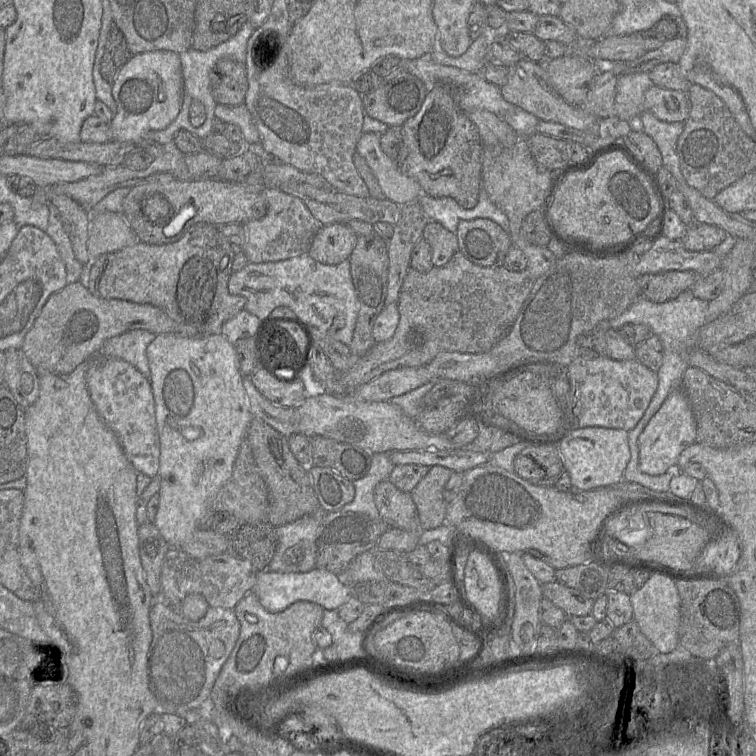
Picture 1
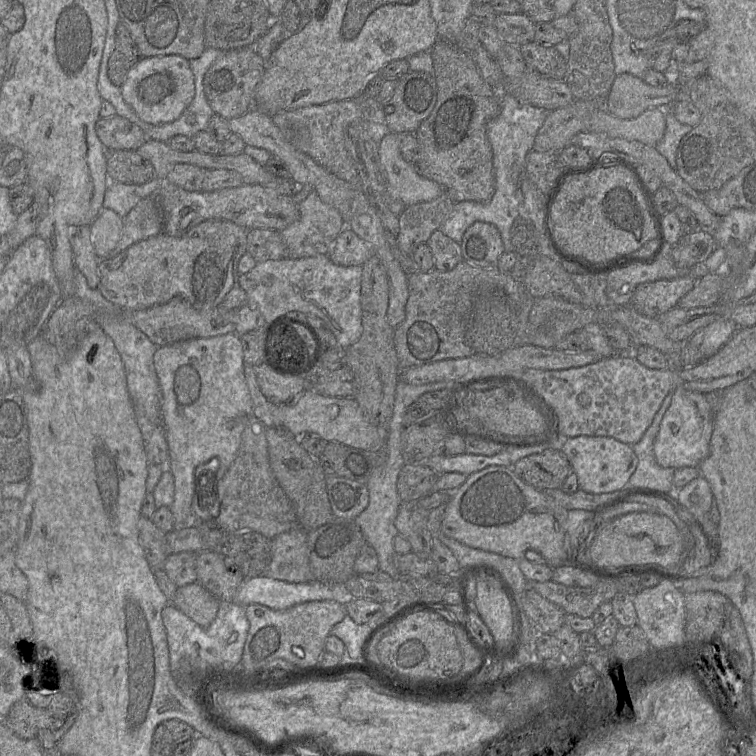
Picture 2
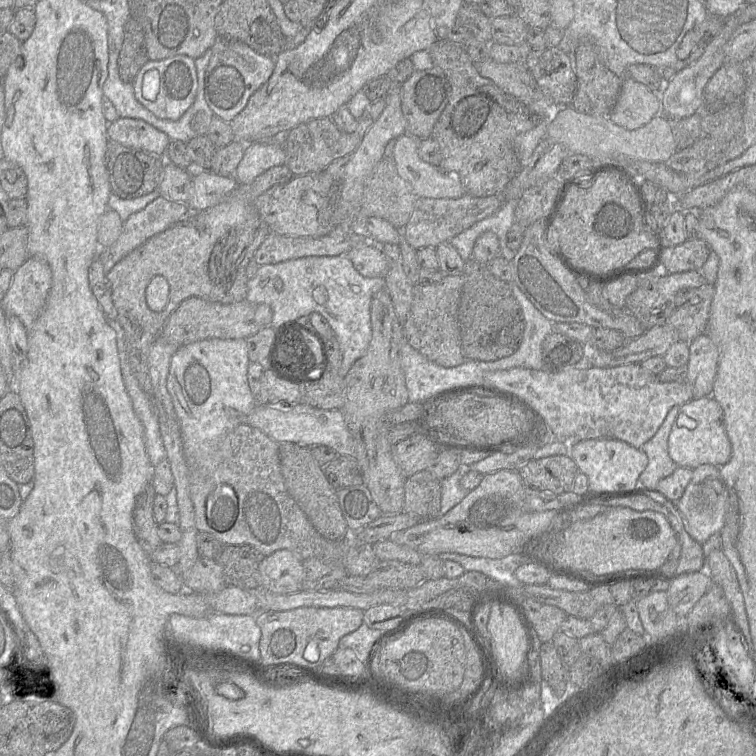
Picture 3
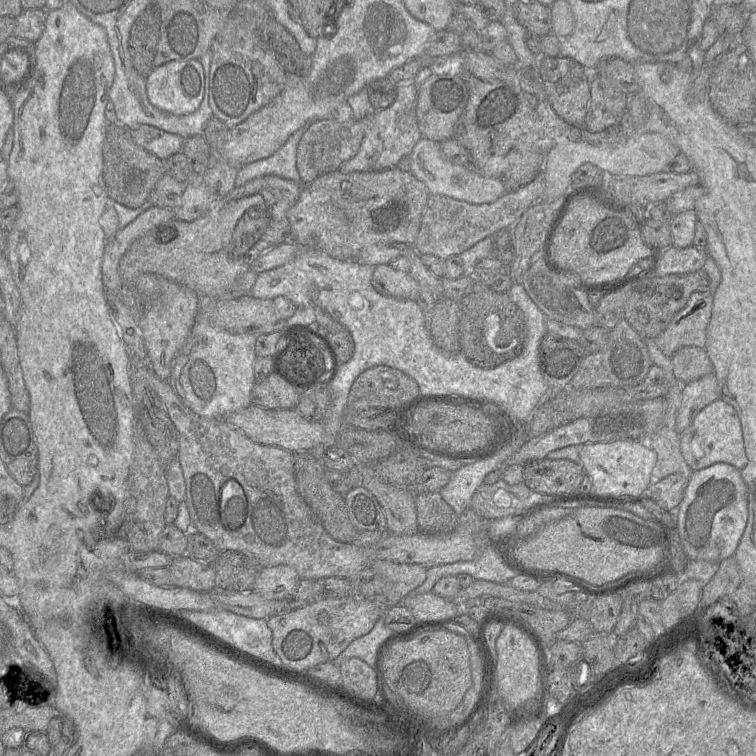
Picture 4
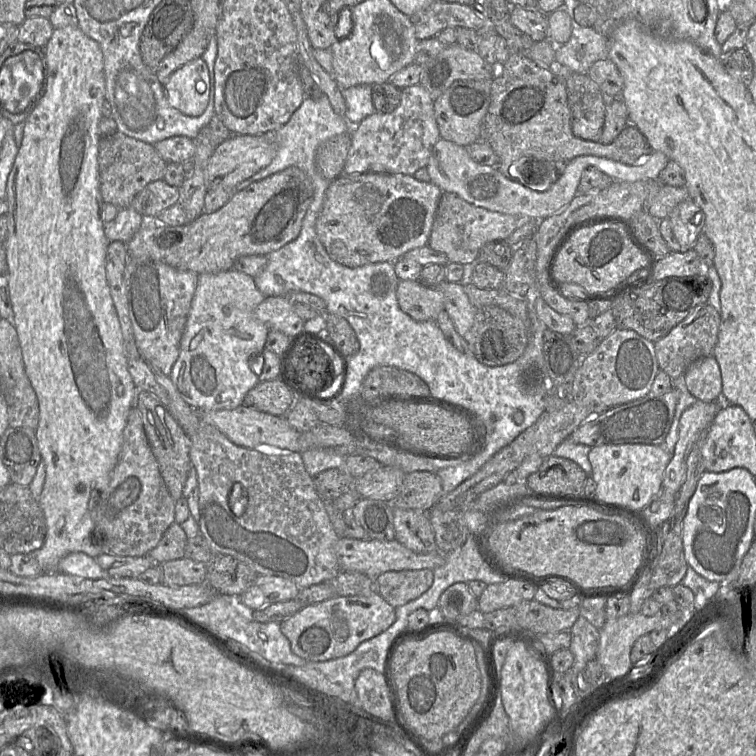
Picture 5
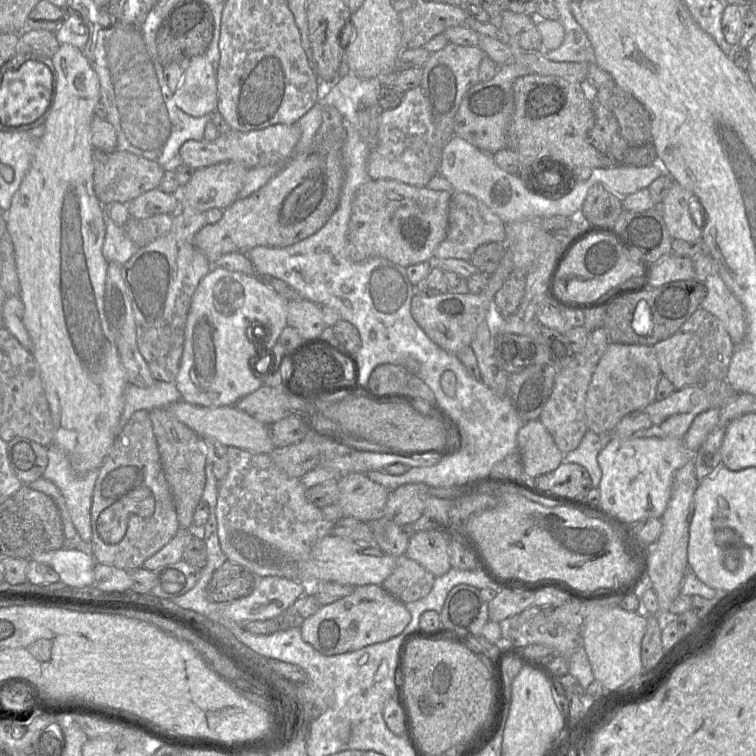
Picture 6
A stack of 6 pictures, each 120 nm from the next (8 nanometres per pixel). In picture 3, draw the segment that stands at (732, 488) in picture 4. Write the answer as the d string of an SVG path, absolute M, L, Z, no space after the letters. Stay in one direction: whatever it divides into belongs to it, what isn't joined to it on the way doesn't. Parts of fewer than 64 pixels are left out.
M708 464L696 467L683 495L676 503L685 530L700 544L704 544L712 535L719 533L725 524L728 491L720 475L720 467Z

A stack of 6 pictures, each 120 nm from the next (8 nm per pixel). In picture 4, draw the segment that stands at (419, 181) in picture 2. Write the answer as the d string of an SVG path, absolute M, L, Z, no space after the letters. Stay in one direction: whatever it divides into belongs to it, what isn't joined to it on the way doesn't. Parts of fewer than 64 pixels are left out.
M421 138L407 157L409 171L422 181L429 194L441 194L471 204L492 203L507 193L500 180L486 177L470 165L454 164L447 160L440 150L440 143Z

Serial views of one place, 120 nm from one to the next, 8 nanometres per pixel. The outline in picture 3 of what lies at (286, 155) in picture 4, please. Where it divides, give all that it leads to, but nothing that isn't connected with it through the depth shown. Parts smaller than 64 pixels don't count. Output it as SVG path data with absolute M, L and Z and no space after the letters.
M250 143L233 174L239 185L249 184L274 166L286 164L286 152L278 143Z

